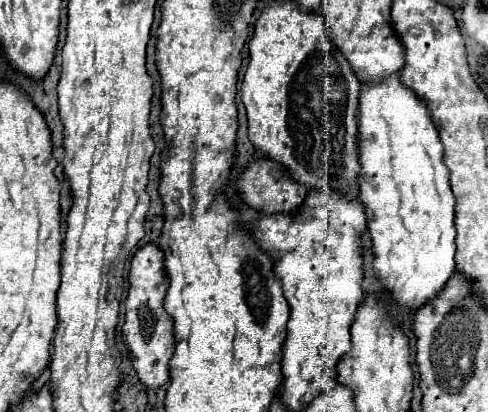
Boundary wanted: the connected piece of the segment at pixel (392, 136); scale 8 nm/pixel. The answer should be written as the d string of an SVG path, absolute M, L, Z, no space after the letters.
M398 72L386 76L384 80L378 82L362 82L360 84L360 96L358 96L358 150L360 150L360 174L358 174L358 184L360 184L360 196L358 200L366 206L366 216L368 216L368 232L372 236L372 250L374 250L374 270L376 274L382 278L384 286L388 288L390 296L402 304L408 310L416 310L420 308L426 300L434 298L438 290L442 290L442 286L446 284L446 280L452 276L454 272L454 252L456 252L456 230L454 230L454 194L450 190L448 184L448 170L446 164L442 162L442 144L438 140L438 130L430 118L430 110L426 108L426 104L422 100L418 100L418 96L414 96L414 92L406 86L402 86L402 80L398 76Z

